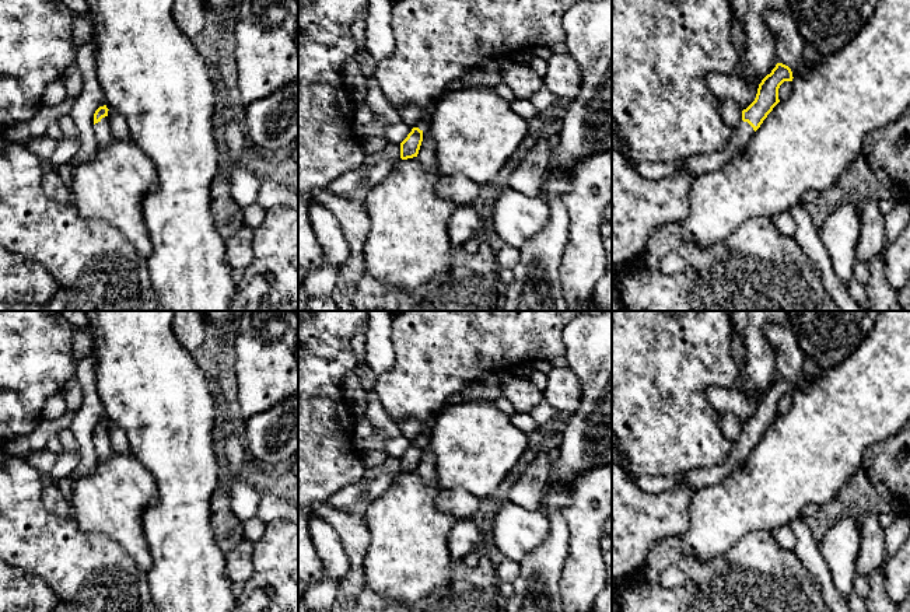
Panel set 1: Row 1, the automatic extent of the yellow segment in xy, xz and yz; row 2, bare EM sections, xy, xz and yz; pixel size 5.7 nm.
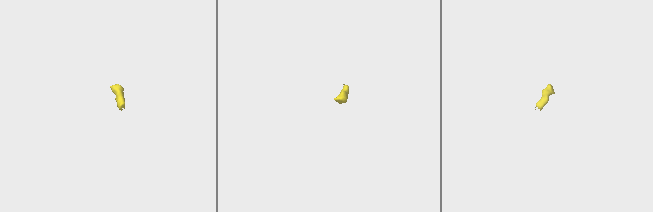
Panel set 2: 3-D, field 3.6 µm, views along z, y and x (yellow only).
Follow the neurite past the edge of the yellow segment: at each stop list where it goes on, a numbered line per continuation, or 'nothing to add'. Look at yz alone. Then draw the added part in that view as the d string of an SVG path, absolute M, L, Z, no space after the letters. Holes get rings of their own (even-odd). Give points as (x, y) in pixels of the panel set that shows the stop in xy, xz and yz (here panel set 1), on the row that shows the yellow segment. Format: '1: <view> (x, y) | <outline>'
1: yz (812, 59) | M805 42L802 67L799 71L792 71L792 77L795 78L808 76L815 69L818 69L822 62L823 57L820 56L820 53L811 43Z
2: yz (699, 164) | M742 120L734 129L732 137L722 151L689 157L687 161L678 169L678 172L686 172L696 176L717 172L748 147L753 134L753 127L748 122Z

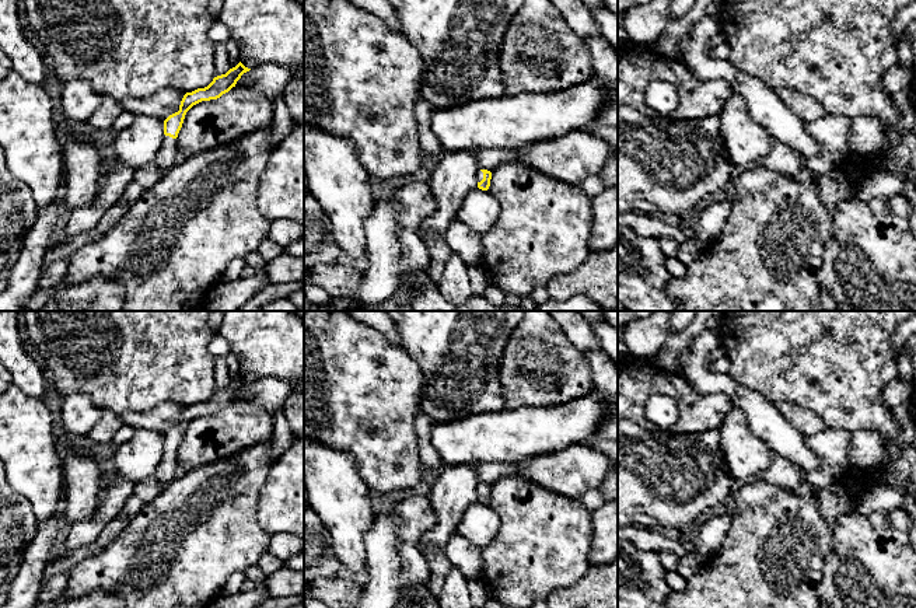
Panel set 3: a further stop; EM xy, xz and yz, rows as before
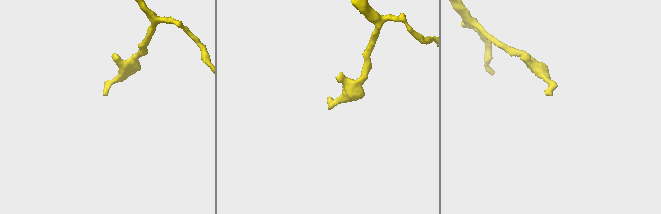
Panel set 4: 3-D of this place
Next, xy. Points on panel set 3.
1: xy (168, 156) | M164 134L162 144L155 156L160 175L165 175L172 167L175 167L181 161L181 158L182 156L178 150L176 139Z

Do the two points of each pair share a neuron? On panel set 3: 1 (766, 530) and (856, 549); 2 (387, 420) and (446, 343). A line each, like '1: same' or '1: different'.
1: different
2: different

